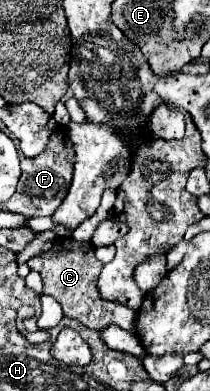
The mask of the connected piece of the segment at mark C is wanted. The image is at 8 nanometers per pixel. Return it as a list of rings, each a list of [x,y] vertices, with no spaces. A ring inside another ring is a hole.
[[[57,238],[57,244],[53,244],[49,252],[41,252],[41,256],[33,256],[33,260],[29,260],[27,266],[41,274],[43,294],[53,296],[63,306],[65,316],[93,330],[103,330],[111,324],[117,324],[119,328],[133,332],[133,320],[137,318],[137,312],[115,302],[103,302],[99,298],[97,278],[103,264],[95,258],[93,252],[95,252],[95,246],[91,242],[77,242],[73,238]]]

